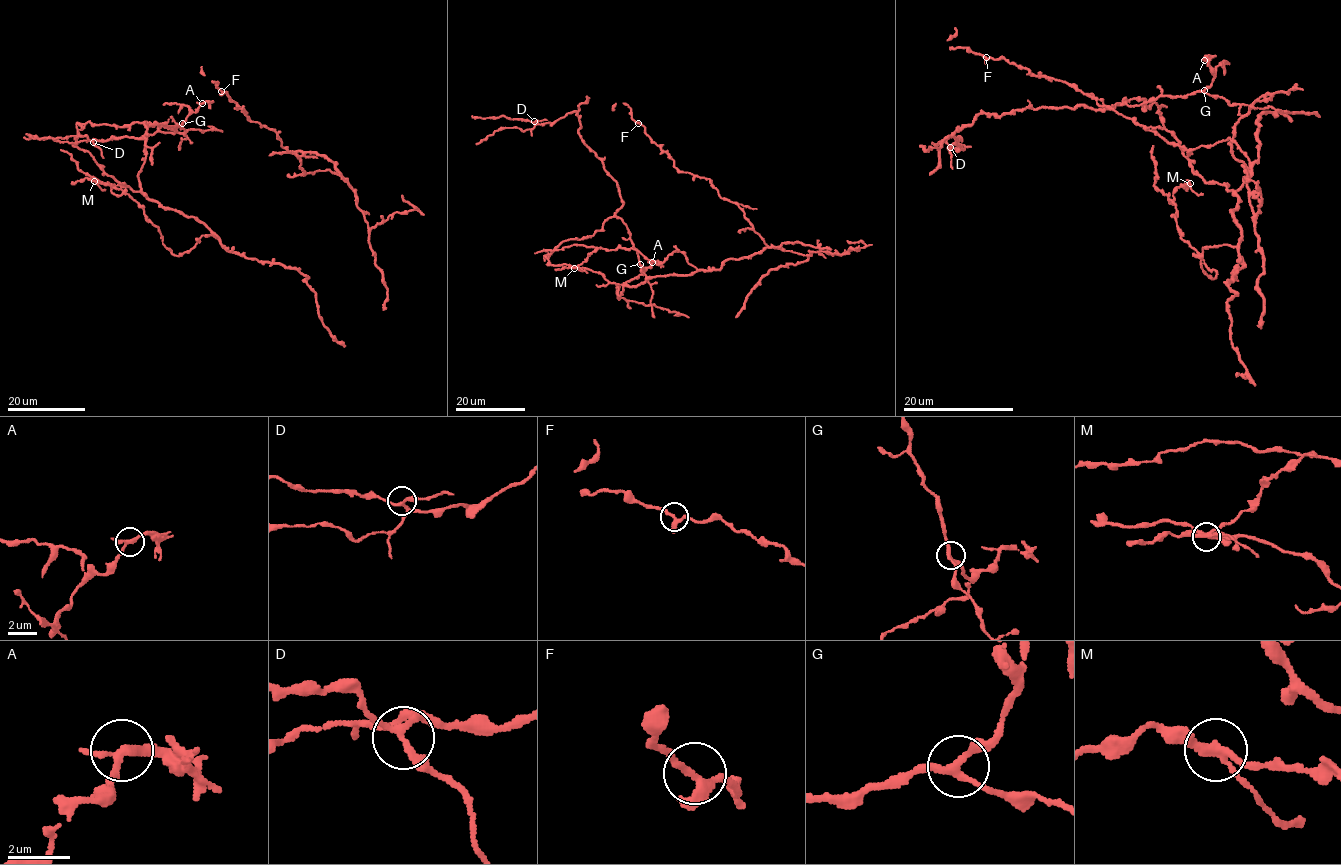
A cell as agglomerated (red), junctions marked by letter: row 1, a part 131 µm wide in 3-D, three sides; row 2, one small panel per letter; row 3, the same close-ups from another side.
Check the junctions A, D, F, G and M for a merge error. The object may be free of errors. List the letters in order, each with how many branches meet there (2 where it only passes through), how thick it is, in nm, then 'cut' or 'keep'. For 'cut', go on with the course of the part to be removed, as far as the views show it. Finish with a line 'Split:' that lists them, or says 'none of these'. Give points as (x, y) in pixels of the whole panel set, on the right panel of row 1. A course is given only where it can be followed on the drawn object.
A: branches 3; calibre 220 nm; cut; course (1204, 59), (1207, 56), (1216, 55)
D: branches 3; calibre 200 nm; keep
F: branches 3; calibre 240 nm; keep
G: branches 3; calibre 220 nm; keep
M: branches 3; calibre 220 nm; keep
Split: A

